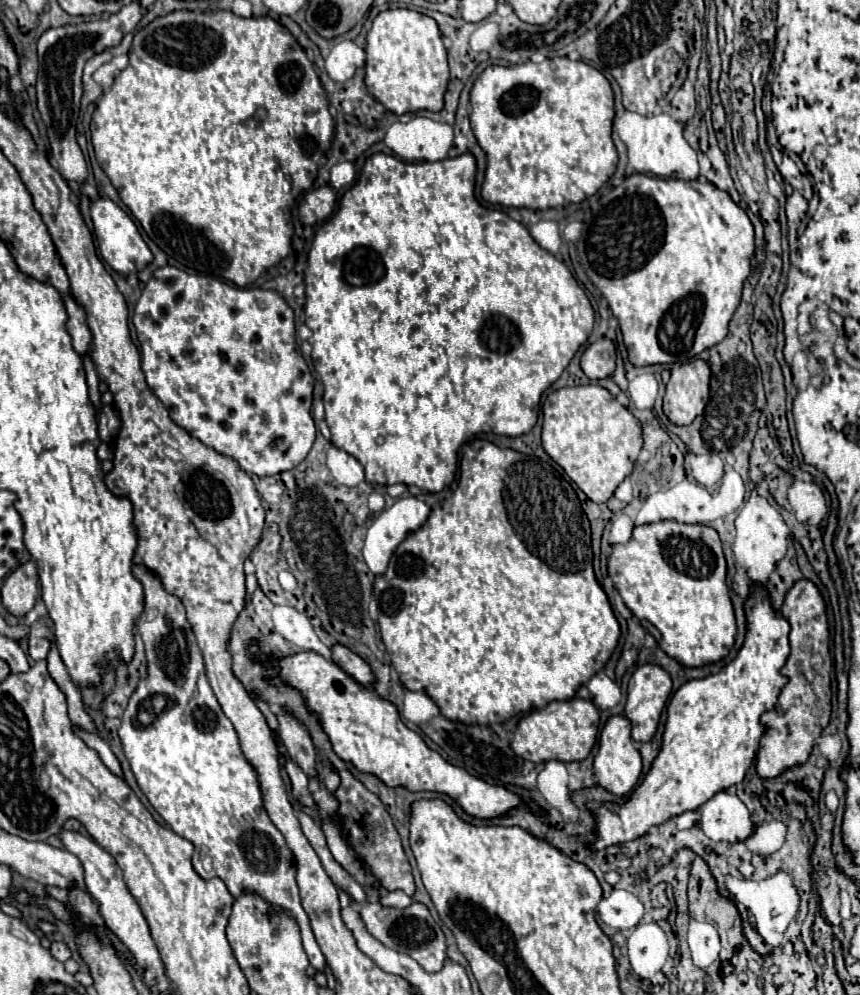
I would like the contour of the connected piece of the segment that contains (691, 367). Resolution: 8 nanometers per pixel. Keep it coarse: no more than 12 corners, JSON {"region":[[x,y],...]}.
{"region":[[709,364],[671,372],[663,412],[687,426],[709,400]]}

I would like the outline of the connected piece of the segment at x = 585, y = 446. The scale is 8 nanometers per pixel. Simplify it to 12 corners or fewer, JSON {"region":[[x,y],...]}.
{"region":[[603,386],[543,402],[543,448],[607,502],[643,448]]}

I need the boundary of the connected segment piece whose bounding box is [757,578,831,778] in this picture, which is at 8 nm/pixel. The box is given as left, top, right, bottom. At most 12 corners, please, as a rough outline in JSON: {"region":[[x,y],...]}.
{"region":[[805,578],[785,596],[791,654],[763,714],[757,774],[803,764],[831,716],[829,622]]}

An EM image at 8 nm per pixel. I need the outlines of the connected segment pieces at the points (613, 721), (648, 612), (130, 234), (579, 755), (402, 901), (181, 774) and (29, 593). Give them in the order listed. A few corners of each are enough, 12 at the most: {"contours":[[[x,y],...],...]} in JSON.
{"contours":[[[611,716],[593,772],[607,792],[625,796],[643,762],[631,722]],[[661,520],[615,544],[625,606],[683,666],[737,625],[717,530]],[[109,198],[91,202],[99,254],[117,274],[141,272],[153,254]],[[591,700],[527,714],[511,740],[531,762],[585,760],[597,742]],[[389,892],[379,898],[383,906],[407,908],[411,898],[405,892]],[[149,568],[147,678],[121,716],[137,784],[195,872],[299,924],[295,860]],[[37,564],[3,582],[3,606],[17,618],[39,600]]]}

